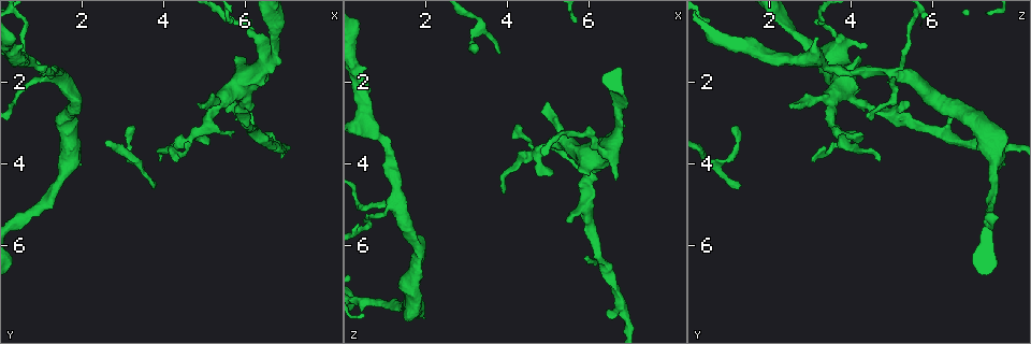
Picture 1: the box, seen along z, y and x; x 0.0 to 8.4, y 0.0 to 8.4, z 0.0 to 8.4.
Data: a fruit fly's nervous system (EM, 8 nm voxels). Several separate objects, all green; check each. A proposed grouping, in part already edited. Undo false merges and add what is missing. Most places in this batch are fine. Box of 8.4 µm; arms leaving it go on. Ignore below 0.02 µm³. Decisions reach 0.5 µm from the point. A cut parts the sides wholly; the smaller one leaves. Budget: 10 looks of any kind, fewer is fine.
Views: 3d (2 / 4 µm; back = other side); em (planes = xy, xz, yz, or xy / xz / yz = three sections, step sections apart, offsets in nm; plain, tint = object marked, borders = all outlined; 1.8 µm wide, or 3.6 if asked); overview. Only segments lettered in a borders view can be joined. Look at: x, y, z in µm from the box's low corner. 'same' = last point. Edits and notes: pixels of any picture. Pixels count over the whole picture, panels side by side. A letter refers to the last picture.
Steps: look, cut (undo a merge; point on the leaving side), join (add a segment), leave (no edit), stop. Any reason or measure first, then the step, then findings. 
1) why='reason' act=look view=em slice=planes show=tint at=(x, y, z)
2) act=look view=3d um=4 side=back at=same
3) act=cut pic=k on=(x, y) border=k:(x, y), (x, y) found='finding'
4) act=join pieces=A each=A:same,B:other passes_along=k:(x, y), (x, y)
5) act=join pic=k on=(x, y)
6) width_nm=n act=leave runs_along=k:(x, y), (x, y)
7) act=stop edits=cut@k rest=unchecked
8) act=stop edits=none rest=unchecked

why='an open end' act=look view=3d um=2 at=(4.90, 2.60, 2.55)

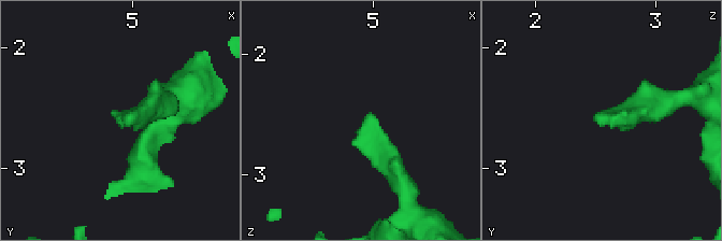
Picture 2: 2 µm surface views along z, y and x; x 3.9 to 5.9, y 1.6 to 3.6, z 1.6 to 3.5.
act=look view=em slice=planes show=plain at=(4.90, 2.62, 2.52)

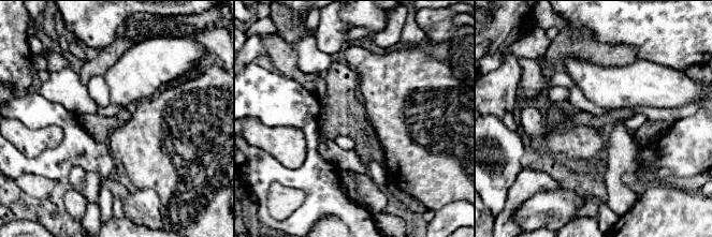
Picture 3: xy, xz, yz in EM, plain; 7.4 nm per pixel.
act=look view=em slice=planes show=borders at=same

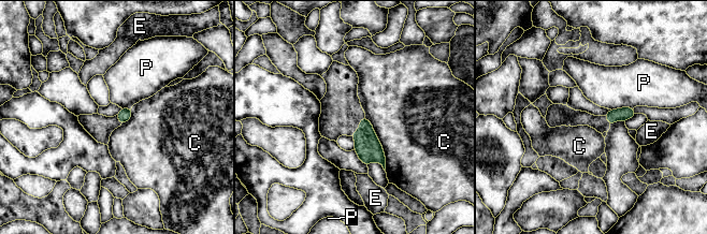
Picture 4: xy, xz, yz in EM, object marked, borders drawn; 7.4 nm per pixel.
act=leave each=C:other,E:other,P:other found='no lettered segment goes on from it'

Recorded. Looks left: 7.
why='four or more arms meet' act=look view=em um=3.6 slice=planes show=tint at=(6.05, 2.00, 3.85)

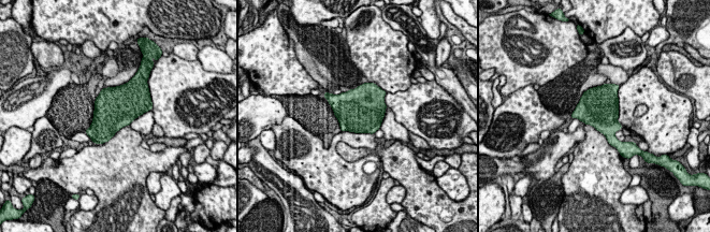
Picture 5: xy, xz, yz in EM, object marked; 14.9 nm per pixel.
why='see the neighbours' act=look view=em um=3.6 slice=planes show=borders at=same

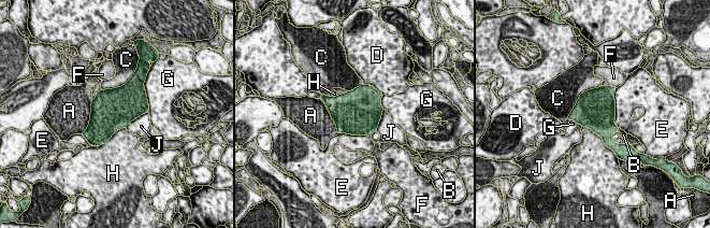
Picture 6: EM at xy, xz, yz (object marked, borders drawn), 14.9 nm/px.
act=leave each=A:other,B:other,C:other,D:other,E:other,F:other,G:other,H:other,J:other border=6:(147, 112), (135, 117), (126, 127) found='one neuron here'

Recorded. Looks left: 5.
why='free end' act=look view=em slice=planes show=plain at=(5.55, 2.50, 5.50)

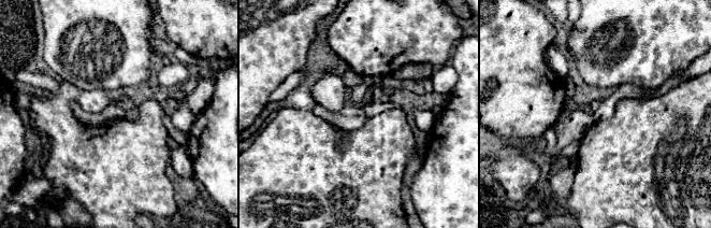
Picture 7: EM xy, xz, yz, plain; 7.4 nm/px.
act=look view=em slice=planes show=borders at=same

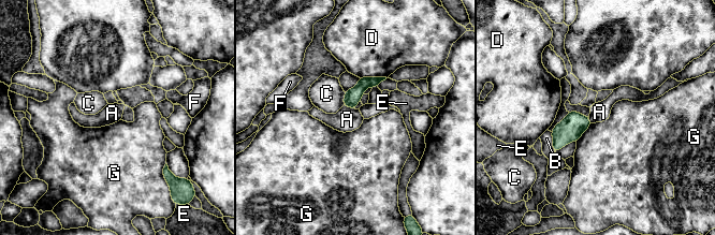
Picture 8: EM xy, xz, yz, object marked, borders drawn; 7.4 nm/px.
width_nm=120 act=leave each=A:other,B:other,C:other,D:other,E:other,F:other,G:other border=8:(344, 104), (354, 109) found='no lettered segment goes on from it'

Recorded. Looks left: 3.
why='four or more arms meet' act=look view=3d um=4 side=back at=(1.30, 1.75, 5.05)

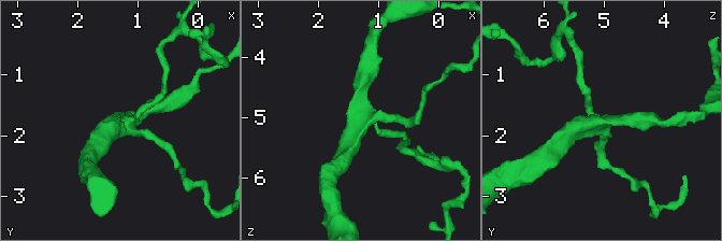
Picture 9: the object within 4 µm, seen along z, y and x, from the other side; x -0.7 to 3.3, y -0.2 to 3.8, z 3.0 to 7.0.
act=look view=em slice=planes show=borders at=(1.30, 1.85, 5.10)

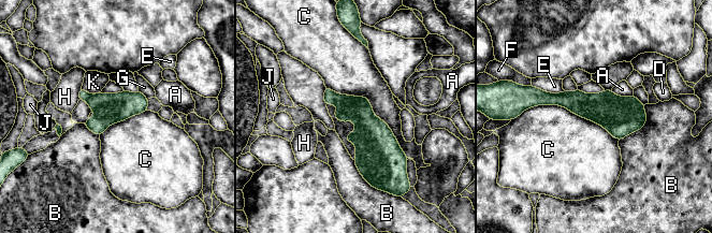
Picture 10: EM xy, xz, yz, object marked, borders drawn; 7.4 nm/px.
act=leave each=A:other,B:other,C:other,D:other,E:other,F:other,G:other,H:other,J:other,K:other runs_along=10:(533, 103), (566, 99), (643, 119) found='continuous, no second neuron'

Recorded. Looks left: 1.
act=stop edits=none rest=unchecked

